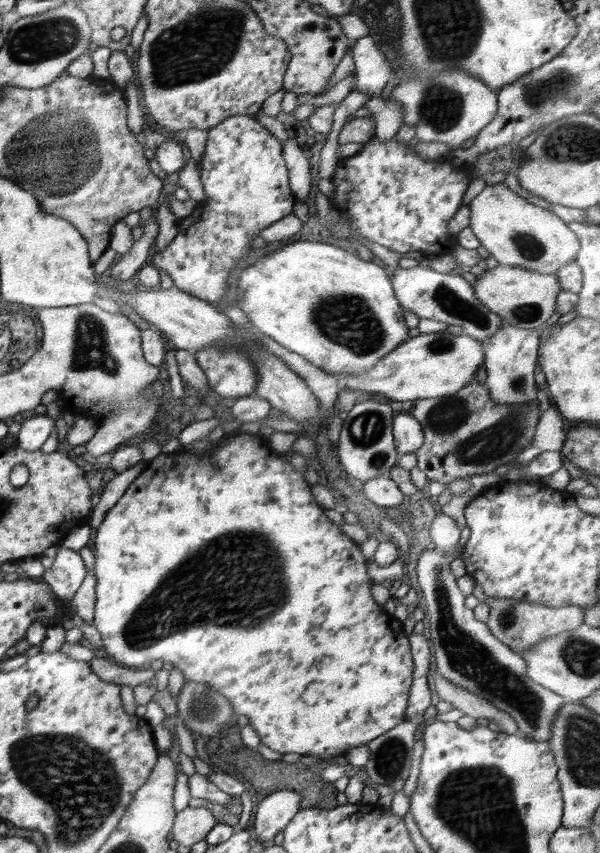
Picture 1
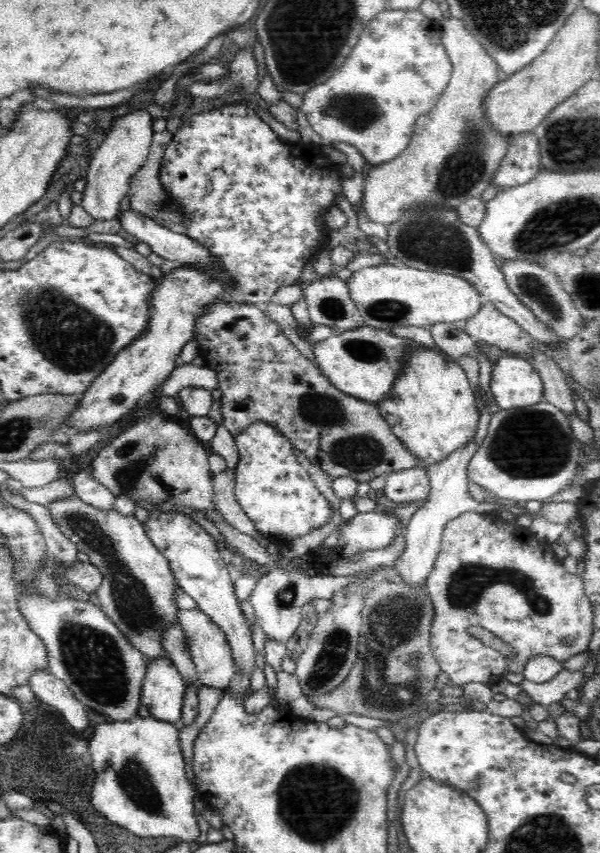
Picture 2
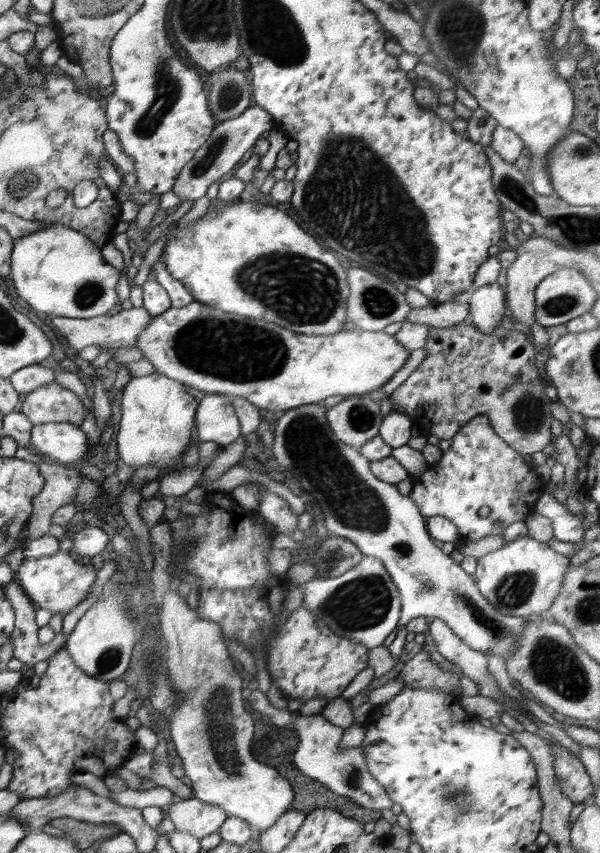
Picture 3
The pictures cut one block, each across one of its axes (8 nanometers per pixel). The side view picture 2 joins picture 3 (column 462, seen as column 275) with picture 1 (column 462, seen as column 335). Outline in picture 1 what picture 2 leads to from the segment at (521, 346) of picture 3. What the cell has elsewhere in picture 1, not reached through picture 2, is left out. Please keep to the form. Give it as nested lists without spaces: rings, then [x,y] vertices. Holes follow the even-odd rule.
[[[474,379],[459,391],[450,395],[437,396],[431,399],[416,399],[411,415],[418,420],[424,432],[424,443],[416,450],[417,468],[428,477],[428,480],[442,482],[447,486],[458,478],[468,478],[474,474],[486,474],[500,466],[512,463],[535,438],[536,425],[541,420],[538,402],[530,406],[514,403],[494,403],[485,384]]]

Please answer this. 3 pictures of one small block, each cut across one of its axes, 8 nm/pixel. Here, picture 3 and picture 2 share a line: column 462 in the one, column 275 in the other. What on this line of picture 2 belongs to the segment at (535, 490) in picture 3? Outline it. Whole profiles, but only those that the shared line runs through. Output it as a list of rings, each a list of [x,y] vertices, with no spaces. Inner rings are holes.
[[[257,422],[236,437],[235,442],[239,451],[239,464],[234,470],[235,496],[265,538],[279,537],[292,542],[330,522],[334,510],[298,462],[291,441],[278,428]]]

